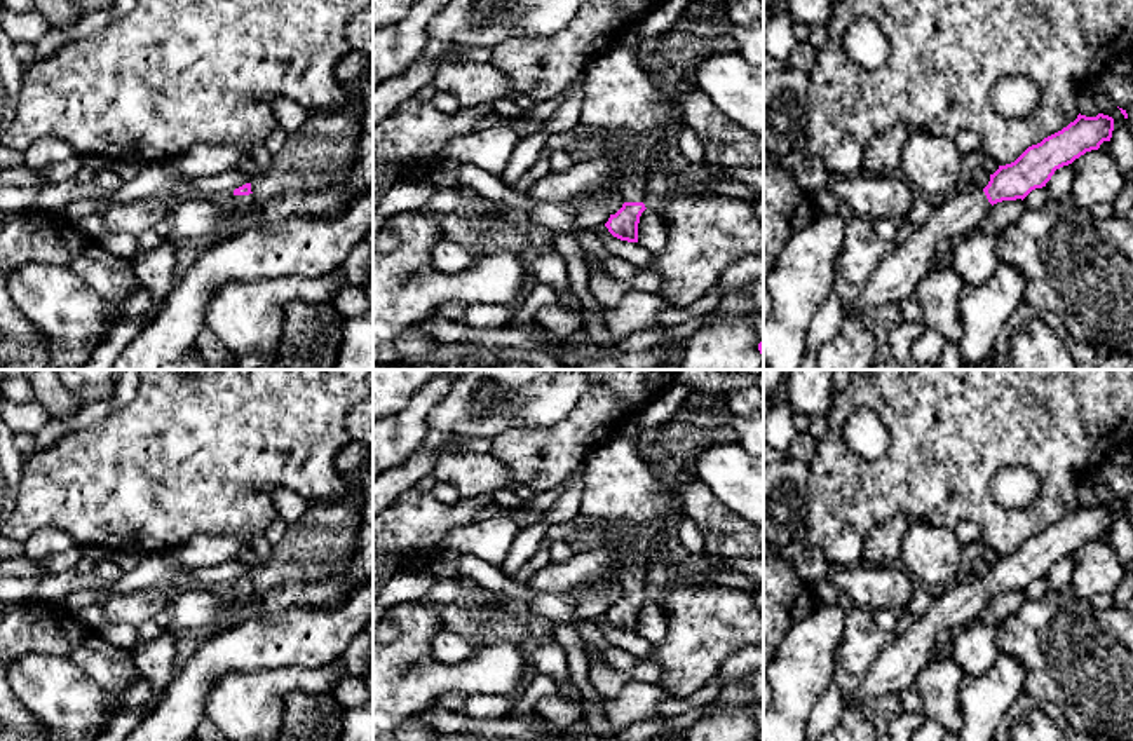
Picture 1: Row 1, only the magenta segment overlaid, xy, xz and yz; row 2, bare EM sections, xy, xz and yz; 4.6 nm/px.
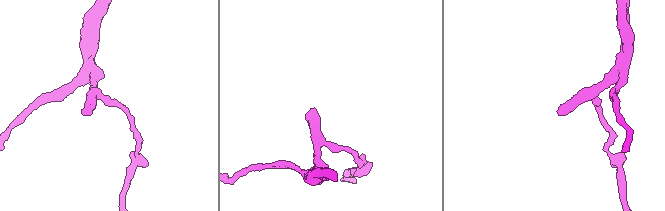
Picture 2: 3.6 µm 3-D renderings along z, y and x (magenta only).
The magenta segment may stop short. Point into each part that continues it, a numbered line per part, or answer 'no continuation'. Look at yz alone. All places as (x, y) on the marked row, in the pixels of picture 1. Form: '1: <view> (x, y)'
1: yz (898, 274)

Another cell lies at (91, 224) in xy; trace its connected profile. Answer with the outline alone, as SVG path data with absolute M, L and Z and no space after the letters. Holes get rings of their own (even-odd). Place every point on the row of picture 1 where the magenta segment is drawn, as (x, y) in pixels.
M98 213L82 214L77 225L91 237L98 239L106 234L105 221Z

